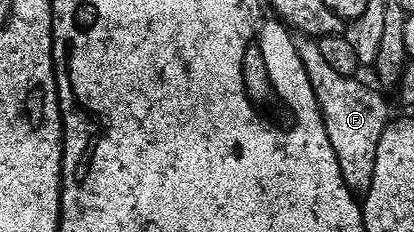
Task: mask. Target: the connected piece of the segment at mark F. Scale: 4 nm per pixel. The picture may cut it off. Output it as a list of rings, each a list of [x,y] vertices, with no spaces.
[[[300,35],[295,38],[295,43],[296,57],[302,59],[302,67],[306,67],[310,87],[314,87],[316,102],[326,123],[326,135],[330,135],[330,147],[334,147],[334,155],[338,155],[342,179],[353,194],[363,195],[367,193],[370,179],[374,175],[374,155],[378,155],[378,139],[382,139],[382,131],[390,120],[388,105],[379,93],[379,88],[376,90],[363,85],[356,75],[338,75],[338,71],[334,71],[334,67],[330,67],[330,63],[326,63],[326,58],[322,56],[319,40]]]

